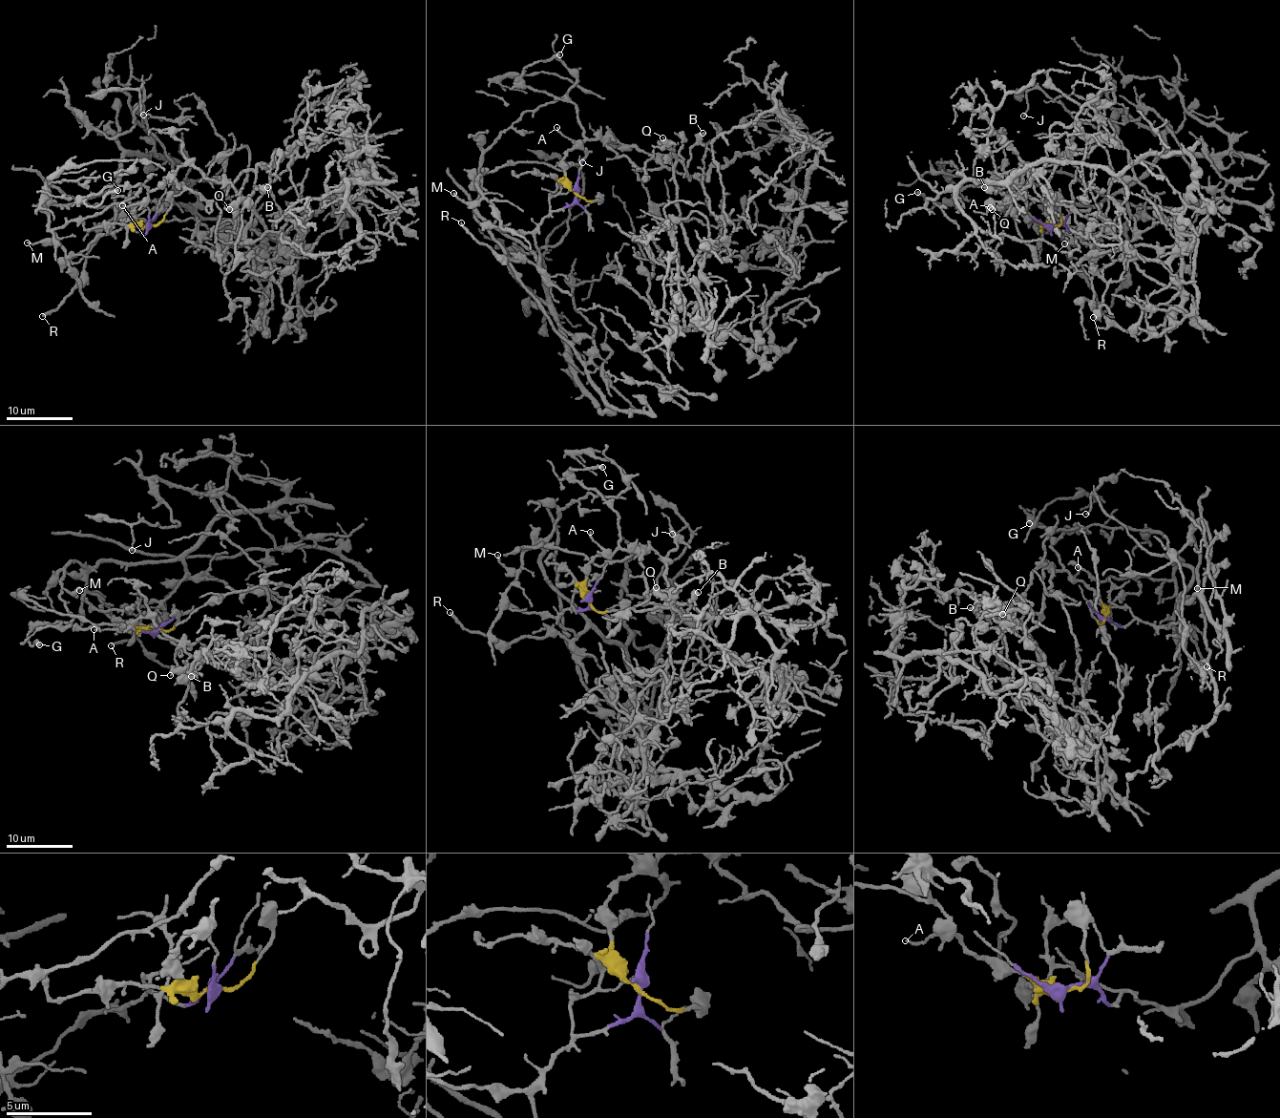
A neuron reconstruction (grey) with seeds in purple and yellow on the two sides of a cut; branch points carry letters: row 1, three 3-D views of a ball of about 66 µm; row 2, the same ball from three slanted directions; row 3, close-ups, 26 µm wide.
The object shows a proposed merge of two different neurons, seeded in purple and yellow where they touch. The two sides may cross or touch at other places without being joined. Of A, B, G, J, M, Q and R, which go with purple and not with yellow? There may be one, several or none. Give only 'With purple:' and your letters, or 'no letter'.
With purple: J, M, R

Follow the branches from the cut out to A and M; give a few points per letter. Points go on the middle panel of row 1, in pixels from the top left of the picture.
A: (576, 192), (564, 175), (563, 161), (565, 154), (574, 143), (557, 127)
M: (576, 192), (540, 225), (539, 262), (477, 212), (476, 183), (478, 200), (463, 201), (453, 193)

